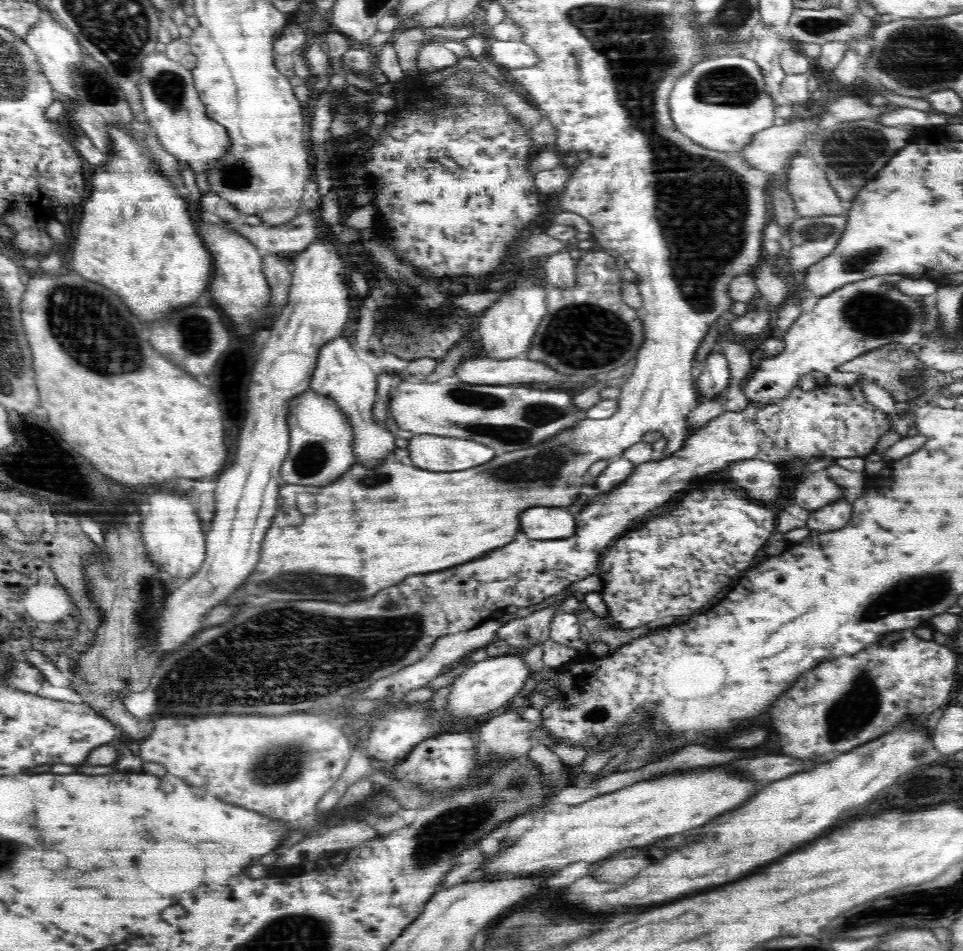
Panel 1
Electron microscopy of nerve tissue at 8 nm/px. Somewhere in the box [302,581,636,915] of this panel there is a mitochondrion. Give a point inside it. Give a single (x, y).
(451, 829)

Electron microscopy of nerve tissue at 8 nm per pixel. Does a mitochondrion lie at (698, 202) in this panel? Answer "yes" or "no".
yes

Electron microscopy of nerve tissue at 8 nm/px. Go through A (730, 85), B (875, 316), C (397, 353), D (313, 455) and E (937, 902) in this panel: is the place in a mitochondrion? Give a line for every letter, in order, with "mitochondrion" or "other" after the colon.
A: mitochondrion
B: mitochondrion
C: other
D: mitochondrion
E: mitochondrion

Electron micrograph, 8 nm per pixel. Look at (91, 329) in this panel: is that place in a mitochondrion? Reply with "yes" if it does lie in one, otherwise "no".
yes

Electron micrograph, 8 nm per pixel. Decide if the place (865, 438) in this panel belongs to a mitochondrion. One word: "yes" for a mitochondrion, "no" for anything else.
no

